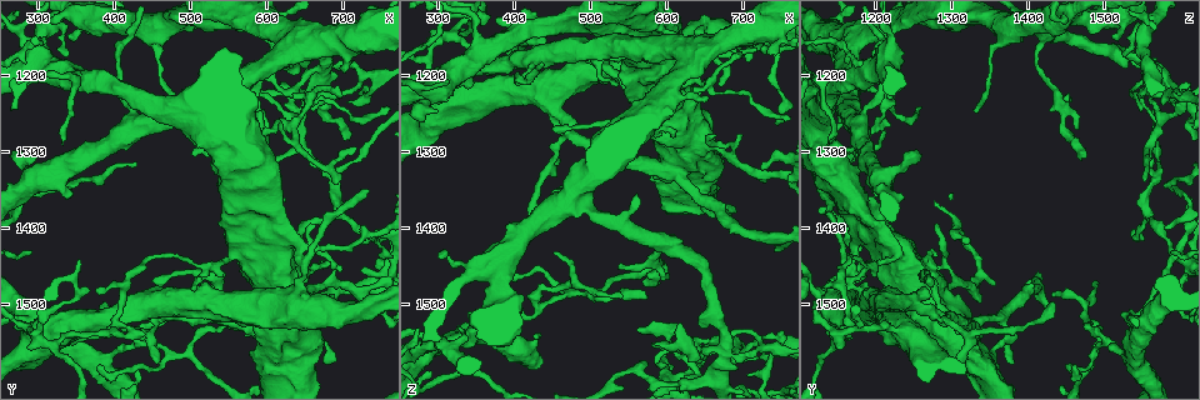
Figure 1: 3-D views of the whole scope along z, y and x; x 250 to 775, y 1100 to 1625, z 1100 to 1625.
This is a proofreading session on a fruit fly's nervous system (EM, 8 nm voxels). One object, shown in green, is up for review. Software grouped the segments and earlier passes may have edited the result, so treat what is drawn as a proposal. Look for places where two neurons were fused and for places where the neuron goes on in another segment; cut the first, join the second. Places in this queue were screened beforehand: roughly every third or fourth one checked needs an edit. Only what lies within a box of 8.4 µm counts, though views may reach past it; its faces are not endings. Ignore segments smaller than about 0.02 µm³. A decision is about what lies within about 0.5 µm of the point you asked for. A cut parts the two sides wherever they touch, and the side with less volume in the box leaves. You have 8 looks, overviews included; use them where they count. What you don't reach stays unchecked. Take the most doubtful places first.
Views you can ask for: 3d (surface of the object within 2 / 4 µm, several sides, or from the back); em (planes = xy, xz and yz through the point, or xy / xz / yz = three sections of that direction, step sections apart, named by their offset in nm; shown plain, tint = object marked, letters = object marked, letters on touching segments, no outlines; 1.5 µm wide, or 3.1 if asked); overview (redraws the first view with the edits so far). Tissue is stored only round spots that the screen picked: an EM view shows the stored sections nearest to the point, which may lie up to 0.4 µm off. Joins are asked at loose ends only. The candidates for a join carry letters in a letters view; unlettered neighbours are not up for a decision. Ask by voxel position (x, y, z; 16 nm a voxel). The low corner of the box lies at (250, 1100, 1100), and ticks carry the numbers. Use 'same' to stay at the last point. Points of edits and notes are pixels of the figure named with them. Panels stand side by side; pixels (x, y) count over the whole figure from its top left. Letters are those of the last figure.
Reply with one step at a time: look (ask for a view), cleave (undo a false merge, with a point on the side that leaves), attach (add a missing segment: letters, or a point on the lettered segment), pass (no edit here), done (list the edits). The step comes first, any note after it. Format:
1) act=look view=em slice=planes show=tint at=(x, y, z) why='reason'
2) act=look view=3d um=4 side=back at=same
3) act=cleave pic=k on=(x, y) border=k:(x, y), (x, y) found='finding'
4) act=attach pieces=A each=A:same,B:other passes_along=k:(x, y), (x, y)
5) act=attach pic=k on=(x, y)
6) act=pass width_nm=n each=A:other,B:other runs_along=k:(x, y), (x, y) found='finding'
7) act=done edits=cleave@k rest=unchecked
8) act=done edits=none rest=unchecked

act=look view=em slice=xy step=4 show=tint at=(300, 1535, 1235) why='three-way junction'

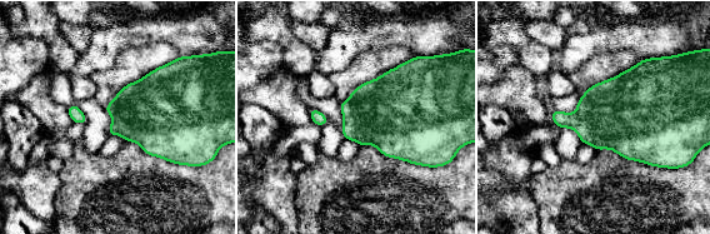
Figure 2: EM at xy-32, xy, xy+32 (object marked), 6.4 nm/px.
act=look view=em slice=planes show=tint at=same

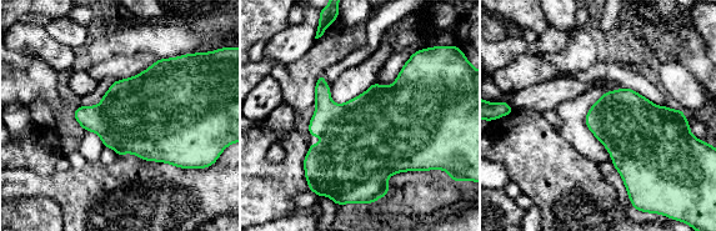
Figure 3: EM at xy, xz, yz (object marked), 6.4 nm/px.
act=look view=em slice=planes show=letters at=same

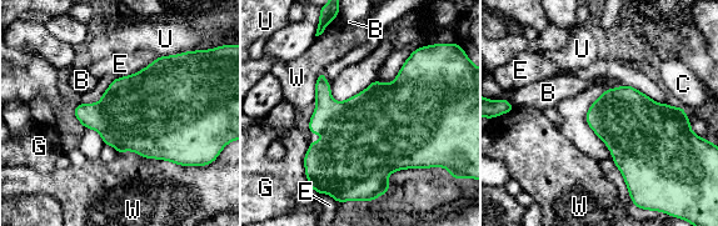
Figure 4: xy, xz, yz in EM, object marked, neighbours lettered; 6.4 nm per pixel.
act=pass longest_contact=W:480nm each=B:other,C:other,E:other,G:other,U:other,W:other border=4:(159, 56), (144, 68), (114, 79) found='all the same neuron'

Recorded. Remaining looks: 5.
act=look view=em slice=yz step=4 show=letters at=(610, 1435, 1595) why='sharp bend'

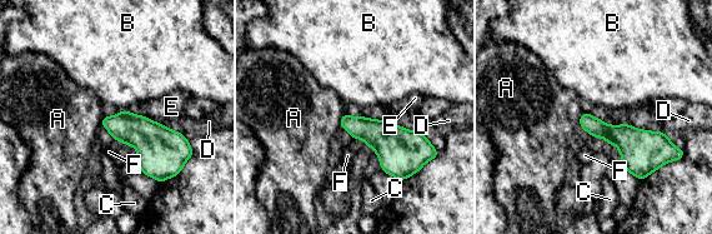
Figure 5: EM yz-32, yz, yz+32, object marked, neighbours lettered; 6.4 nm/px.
act=pass each=A:other,B:other,C:other,D:other,E:other,F:other border=5:(121, 109), (126, 110) found='all the same neuron'

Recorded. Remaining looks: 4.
act=look view=em slice=yz step=4 show=letters at=(390, 1495, 1430) why='thin end'

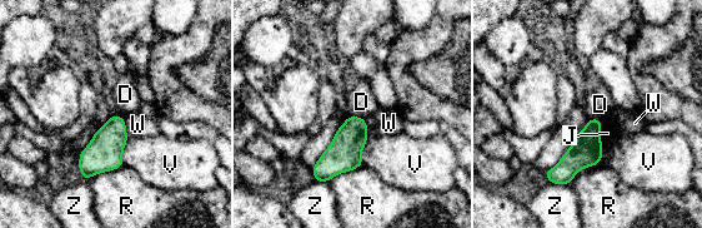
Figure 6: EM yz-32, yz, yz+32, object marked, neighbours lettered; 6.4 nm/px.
act=look view=em slice=planes show=letters at=same

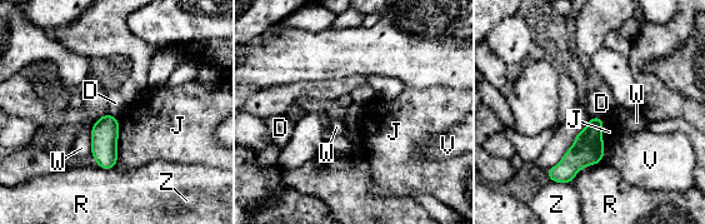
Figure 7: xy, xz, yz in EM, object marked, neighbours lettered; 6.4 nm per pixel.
act=pass width_nm=130 each=D:other,J:other,R:other,V:other,W:other,Z:other border=7:(591, 117), (603, 119) found='no lettered segment goes on from it'

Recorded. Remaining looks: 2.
act=done edits=none rest=unchecked

